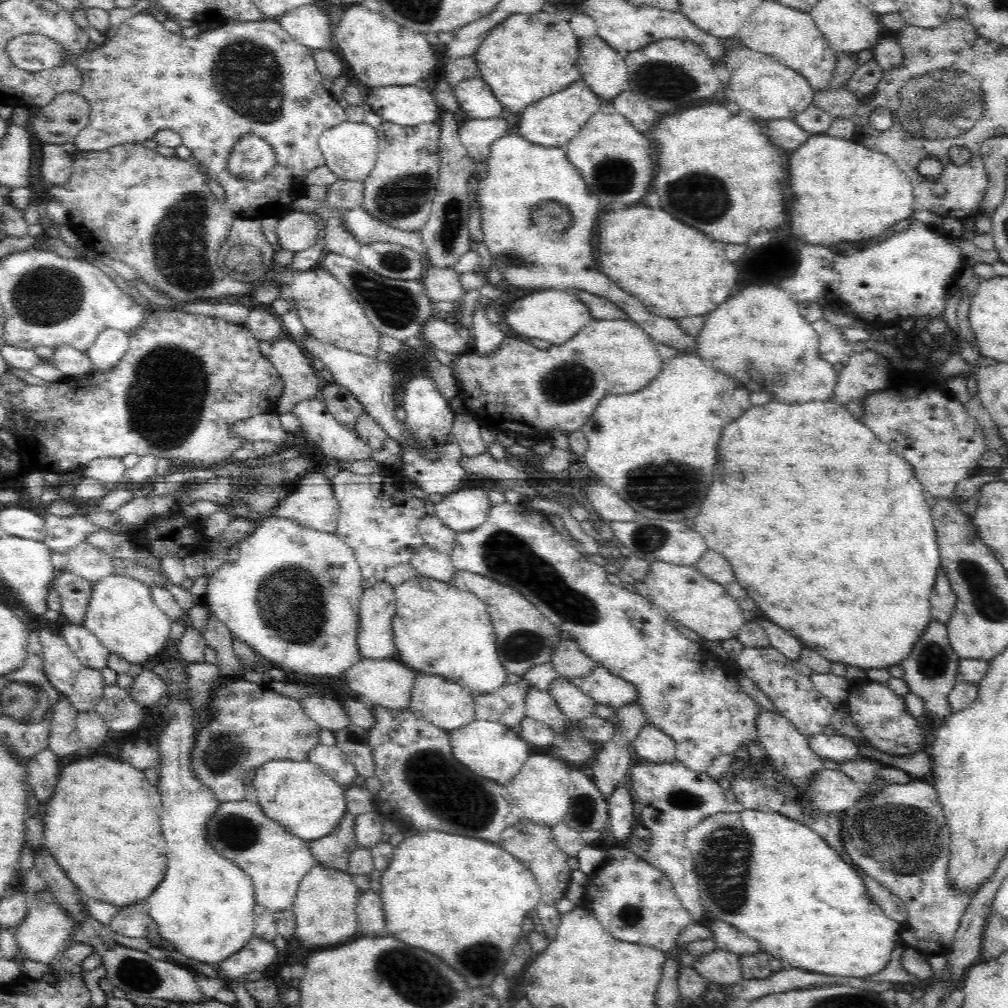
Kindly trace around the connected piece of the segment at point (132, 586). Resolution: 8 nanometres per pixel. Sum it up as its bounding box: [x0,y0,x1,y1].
[83,573,172,665]

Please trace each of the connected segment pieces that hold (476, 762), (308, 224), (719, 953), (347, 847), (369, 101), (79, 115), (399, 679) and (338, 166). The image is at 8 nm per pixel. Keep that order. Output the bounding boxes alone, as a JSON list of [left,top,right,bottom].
[[449,720,531,786],[276,211,318,251],[693,948,743,984],[309,812,358,872],[364,84,442,126],[30,92,90,145],[344,658,418,710],[318,120,379,181]]

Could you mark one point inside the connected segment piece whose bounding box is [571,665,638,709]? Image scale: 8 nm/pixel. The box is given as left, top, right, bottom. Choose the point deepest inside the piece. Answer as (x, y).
(604, 687)

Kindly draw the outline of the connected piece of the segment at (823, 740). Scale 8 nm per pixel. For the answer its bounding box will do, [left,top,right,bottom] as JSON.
[807,732,859,762]

